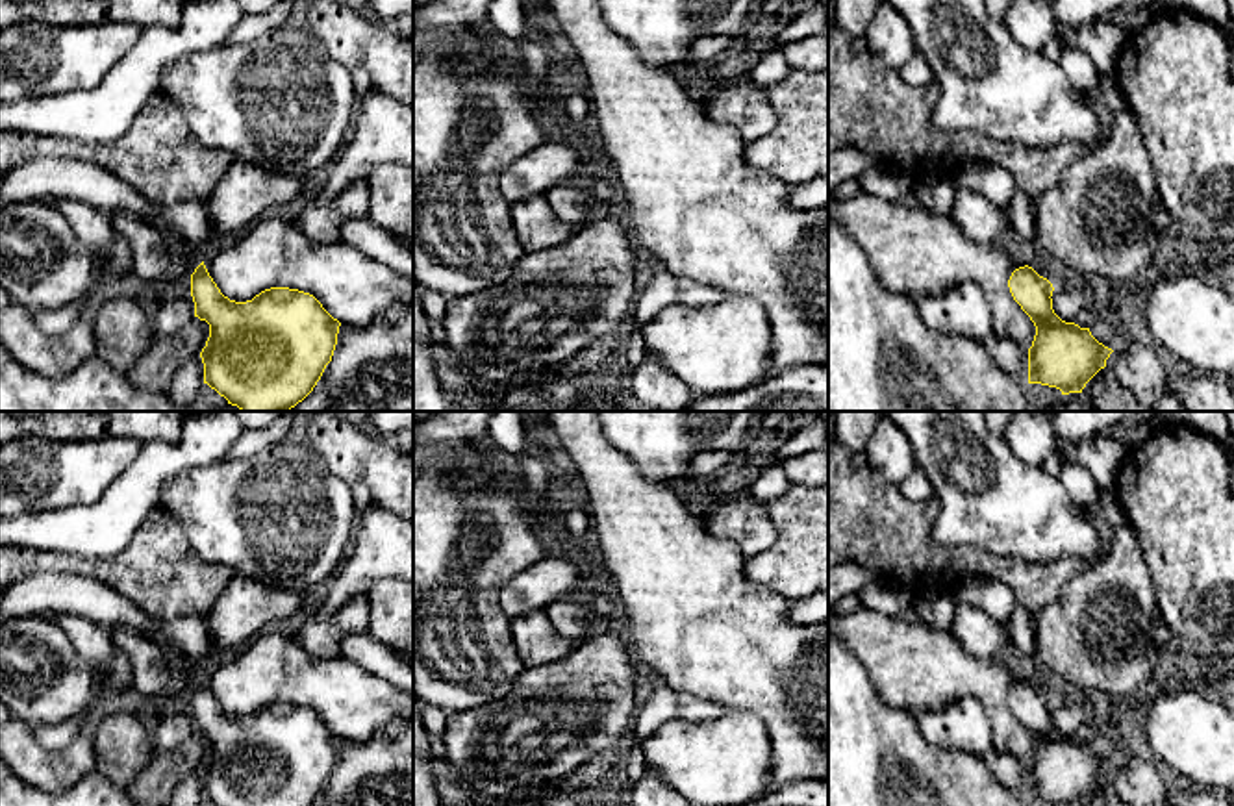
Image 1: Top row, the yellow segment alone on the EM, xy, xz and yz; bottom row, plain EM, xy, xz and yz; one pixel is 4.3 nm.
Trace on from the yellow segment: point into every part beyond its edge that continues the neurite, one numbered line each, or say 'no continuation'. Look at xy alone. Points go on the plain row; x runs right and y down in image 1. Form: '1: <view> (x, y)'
1: xy (191, 675)

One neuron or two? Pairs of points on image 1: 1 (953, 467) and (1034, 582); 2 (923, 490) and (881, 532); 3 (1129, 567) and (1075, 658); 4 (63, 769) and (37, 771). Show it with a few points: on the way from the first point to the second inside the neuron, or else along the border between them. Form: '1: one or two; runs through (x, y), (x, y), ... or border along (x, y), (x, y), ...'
1: two; border along (975, 547), (1001, 556), (1029, 560), (1062, 558)
2: two; border along (899, 486), (912, 501), (925, 501), (934, 495)
3: one; runs through (1105, 588), (1079, 634)
4: one; runs through (58, 769), (43, 769)

